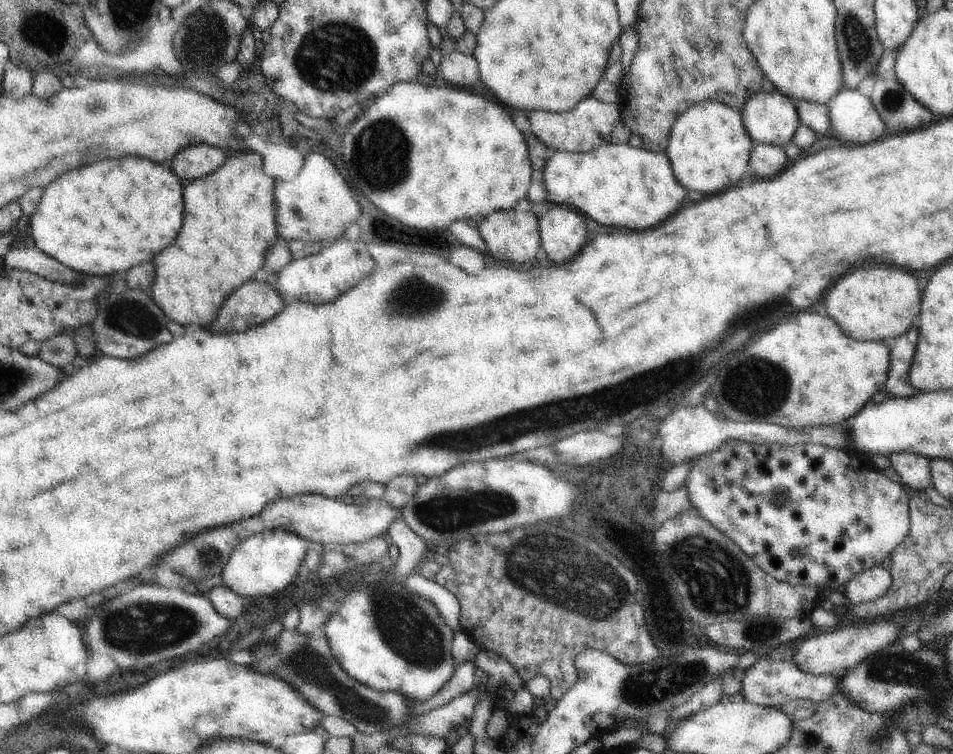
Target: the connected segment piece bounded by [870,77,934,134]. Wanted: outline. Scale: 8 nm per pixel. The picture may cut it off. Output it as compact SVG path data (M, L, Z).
M894 77L878 79L870 98L880 118L884 120L886 130L896 134L922 128L934 120L934 116L924 106L920 106Z

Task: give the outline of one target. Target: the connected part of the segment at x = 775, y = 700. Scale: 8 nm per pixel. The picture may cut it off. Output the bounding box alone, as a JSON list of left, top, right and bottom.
[741,657,839,708]

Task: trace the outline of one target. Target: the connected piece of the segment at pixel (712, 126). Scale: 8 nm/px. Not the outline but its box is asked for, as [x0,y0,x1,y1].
[667,101,753,194]

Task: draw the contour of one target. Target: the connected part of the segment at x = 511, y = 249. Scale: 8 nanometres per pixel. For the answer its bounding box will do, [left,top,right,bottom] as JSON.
[478,211,541,264]

